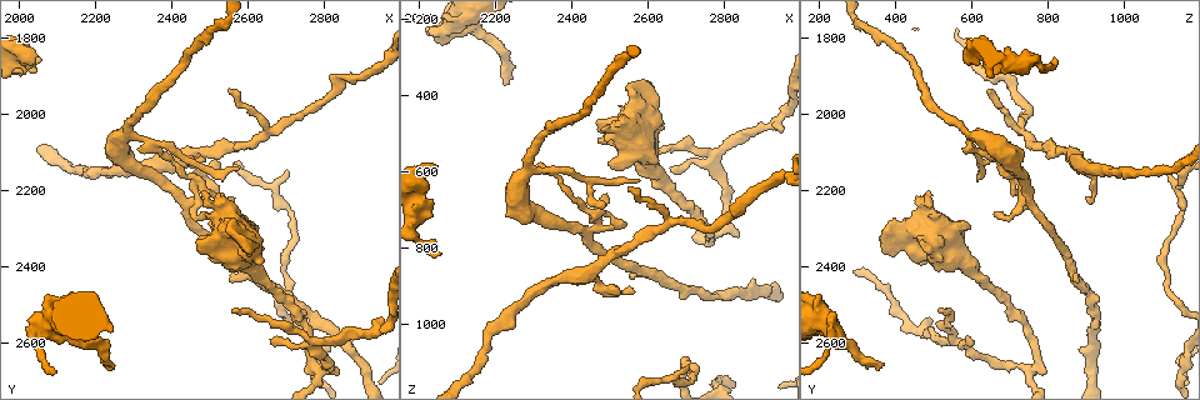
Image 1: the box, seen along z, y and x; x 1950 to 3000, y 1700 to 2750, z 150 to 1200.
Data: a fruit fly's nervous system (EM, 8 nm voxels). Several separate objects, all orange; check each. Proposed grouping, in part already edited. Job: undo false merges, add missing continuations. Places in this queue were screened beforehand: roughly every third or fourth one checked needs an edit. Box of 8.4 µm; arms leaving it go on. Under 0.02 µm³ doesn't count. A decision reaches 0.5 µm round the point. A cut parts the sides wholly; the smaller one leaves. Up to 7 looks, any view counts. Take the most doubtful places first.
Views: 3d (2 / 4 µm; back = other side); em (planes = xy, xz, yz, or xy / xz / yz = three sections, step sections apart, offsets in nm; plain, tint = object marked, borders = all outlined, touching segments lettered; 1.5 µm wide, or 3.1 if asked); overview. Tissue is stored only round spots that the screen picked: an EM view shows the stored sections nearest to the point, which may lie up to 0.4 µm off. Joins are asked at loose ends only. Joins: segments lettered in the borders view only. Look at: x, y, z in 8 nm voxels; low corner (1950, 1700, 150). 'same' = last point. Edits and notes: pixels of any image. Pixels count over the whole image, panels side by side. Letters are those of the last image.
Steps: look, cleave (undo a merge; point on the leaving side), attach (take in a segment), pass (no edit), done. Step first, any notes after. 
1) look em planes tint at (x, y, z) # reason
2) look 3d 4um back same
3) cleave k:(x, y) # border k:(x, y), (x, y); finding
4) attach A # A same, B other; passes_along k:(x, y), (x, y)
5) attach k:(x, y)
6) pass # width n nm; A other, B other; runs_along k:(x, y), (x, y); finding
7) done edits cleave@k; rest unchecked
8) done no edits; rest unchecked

look em xy step 8 tint at (2060, 1855, 825) # branch stops here

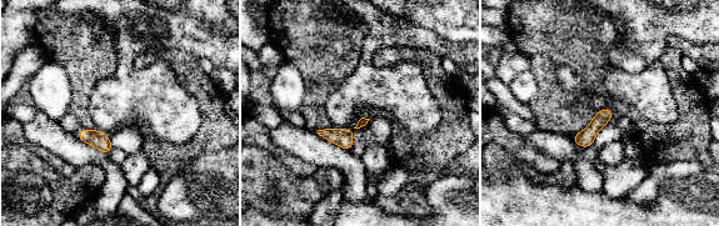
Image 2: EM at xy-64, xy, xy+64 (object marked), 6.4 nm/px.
look em planes borders same # cut it another way

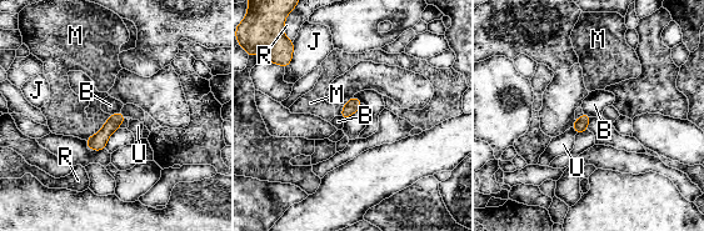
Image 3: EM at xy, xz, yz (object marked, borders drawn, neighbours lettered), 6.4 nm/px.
pass # B other, J other, M other, R other, U other; border 3:(93, 134), (85, 140); no lettered segment goes on from it

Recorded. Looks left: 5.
look em xz step 4 tint at (2250, 2670, 355) # thin end

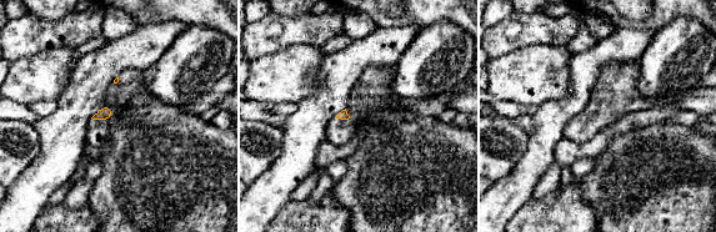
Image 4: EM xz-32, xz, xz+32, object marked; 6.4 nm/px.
look em planes borders same

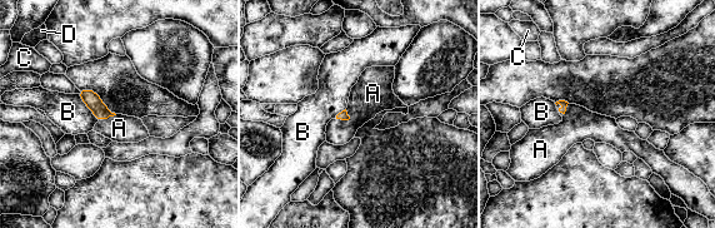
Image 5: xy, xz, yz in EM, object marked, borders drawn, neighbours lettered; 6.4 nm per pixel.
attach 5:(549, 144) # longest_contact B 220 nm; A same, B other, C other, D other; it goes on there

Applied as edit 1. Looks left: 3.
look 3d 2um at (2655, 2590, 595) # an open end

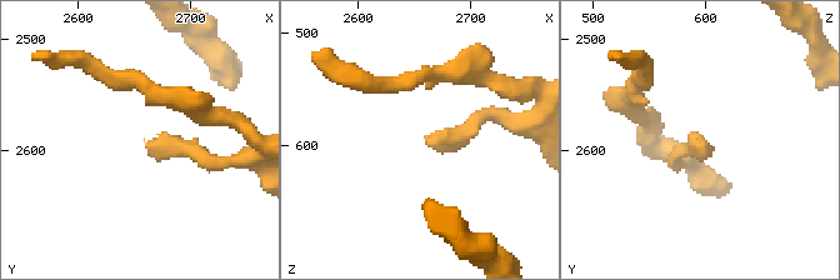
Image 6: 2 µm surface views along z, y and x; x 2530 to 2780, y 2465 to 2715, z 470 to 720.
look em planes borders at (2660, 2592, 592)

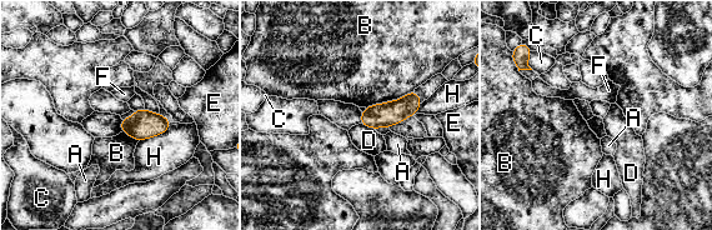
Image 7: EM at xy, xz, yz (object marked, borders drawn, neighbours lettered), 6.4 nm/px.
pass # width 160 nm; A other, B other, C other, D other, E other, F other, H other; border 7:(414, 89), (401, 98), (365, 108); no lettered segment goes on from it

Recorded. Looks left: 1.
done edits attach@5; rest unchecked

